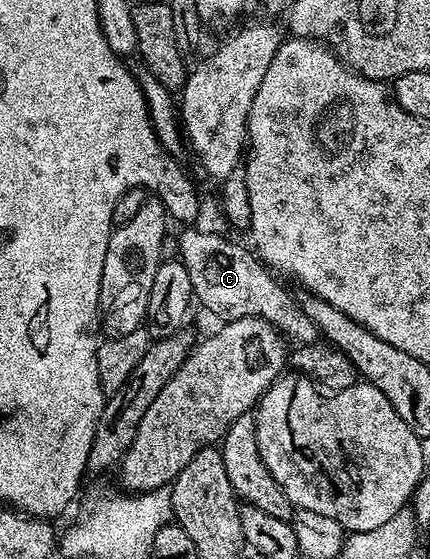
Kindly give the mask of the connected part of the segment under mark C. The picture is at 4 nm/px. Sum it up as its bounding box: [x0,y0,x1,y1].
[178,229,320,345]

